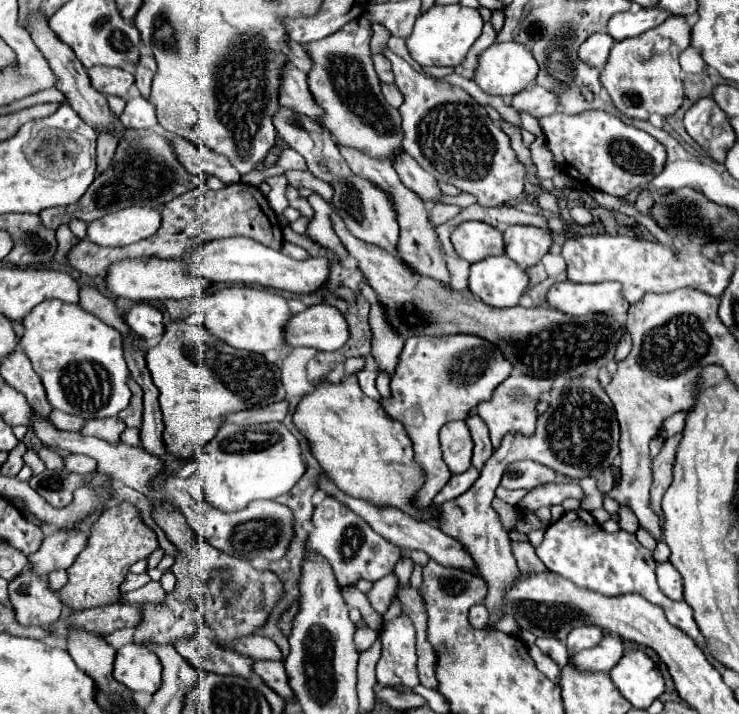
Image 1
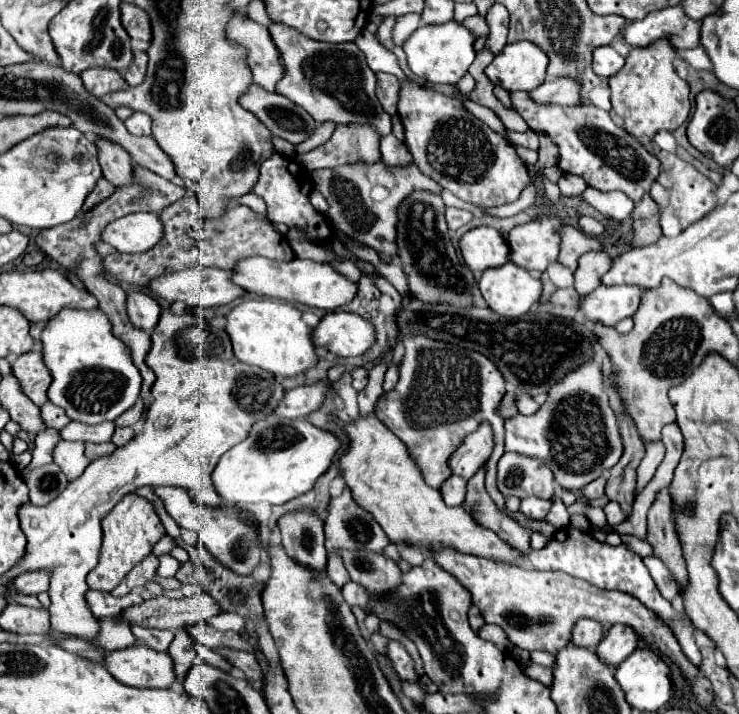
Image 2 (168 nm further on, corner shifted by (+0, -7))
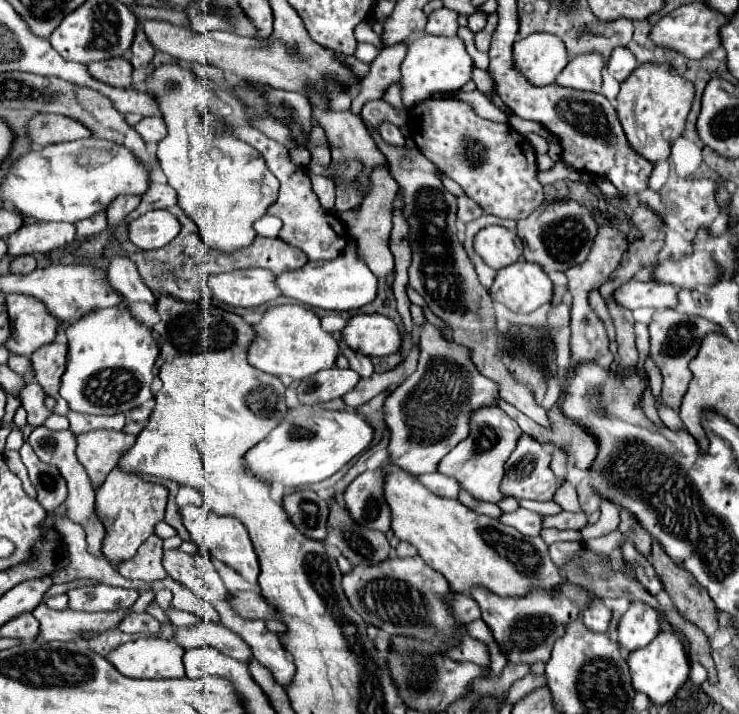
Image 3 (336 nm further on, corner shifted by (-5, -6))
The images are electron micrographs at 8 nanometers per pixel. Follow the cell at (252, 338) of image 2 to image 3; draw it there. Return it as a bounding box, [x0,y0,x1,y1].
[248,304,340,382]

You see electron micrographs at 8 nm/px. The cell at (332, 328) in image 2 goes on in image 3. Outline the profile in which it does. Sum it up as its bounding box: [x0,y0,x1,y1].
[344,314,402,356]

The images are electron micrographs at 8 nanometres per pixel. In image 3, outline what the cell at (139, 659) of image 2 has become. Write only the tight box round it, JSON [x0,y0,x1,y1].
[106,638,184,678]

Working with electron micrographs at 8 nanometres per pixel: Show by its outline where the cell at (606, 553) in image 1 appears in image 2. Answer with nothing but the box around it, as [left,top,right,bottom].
[527,525,701,665]

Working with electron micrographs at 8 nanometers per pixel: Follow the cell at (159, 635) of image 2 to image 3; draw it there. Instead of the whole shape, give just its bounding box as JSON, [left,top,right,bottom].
[118,612,160,634]

